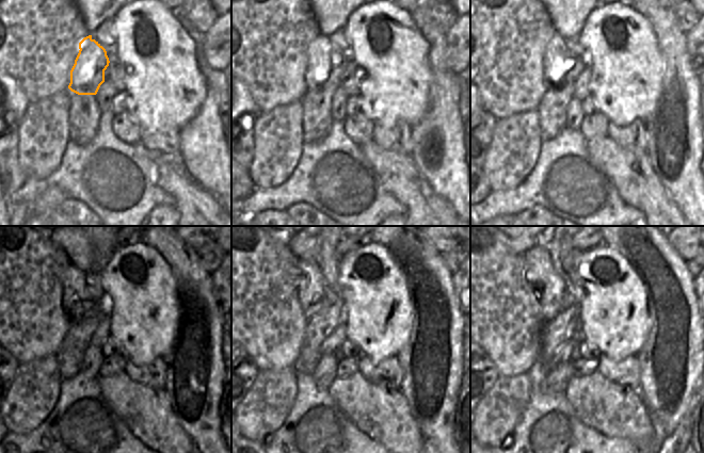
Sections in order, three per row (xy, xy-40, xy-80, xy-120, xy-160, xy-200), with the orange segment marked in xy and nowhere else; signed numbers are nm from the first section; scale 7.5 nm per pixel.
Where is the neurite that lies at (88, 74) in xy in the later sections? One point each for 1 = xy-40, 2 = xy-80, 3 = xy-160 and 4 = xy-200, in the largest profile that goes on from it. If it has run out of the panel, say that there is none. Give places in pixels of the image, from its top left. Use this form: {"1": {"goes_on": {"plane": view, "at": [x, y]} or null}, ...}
{"1": {"goes_on": {"plane": "xy-40", "at": [329, 57]}}, "2": {"goes_on": {"plane": "xy-80", "at": [554, 65]}}, "3": {"goes_on": {"plane": "xy-160", "at": [310, 285]}}, "4": {"goes_on": {"plane": "xy-200", "at": [549, 287]}}}

